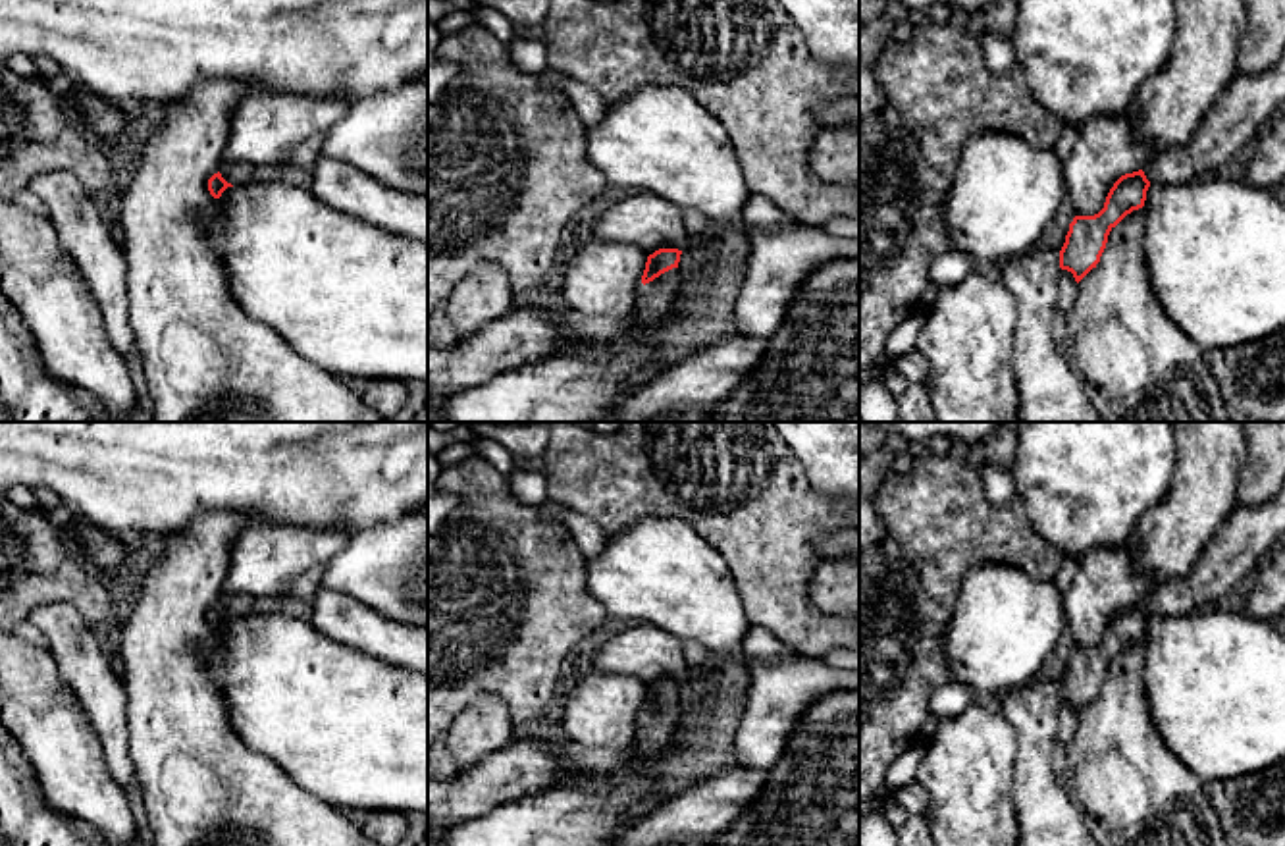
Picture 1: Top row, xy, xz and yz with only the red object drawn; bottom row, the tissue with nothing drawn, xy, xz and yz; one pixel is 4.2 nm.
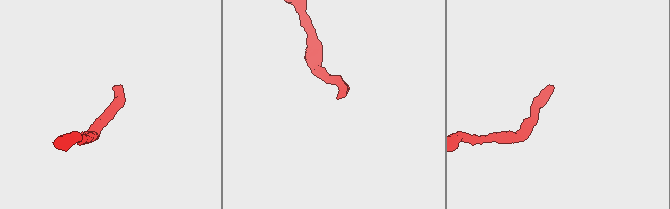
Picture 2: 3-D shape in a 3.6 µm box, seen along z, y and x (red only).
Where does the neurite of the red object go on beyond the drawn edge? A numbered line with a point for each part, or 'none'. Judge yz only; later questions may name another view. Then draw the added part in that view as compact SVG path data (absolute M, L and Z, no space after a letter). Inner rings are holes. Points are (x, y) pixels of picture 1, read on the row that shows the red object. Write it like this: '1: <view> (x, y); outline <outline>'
1: yz (1247, 106); outline M1285 52L1281 60L1264 73L1235 75L1233 83L1212 106L1191 143L1160 152L1142 168L1150 183L1177 185L1216 173L1250 139L1260 135L1285 100Z

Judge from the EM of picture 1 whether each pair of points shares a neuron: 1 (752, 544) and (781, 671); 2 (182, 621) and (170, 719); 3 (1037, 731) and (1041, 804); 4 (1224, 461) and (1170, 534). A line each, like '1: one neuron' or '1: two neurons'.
1: two neurons
2: one neuron
3: one neuron
4: one neuron

